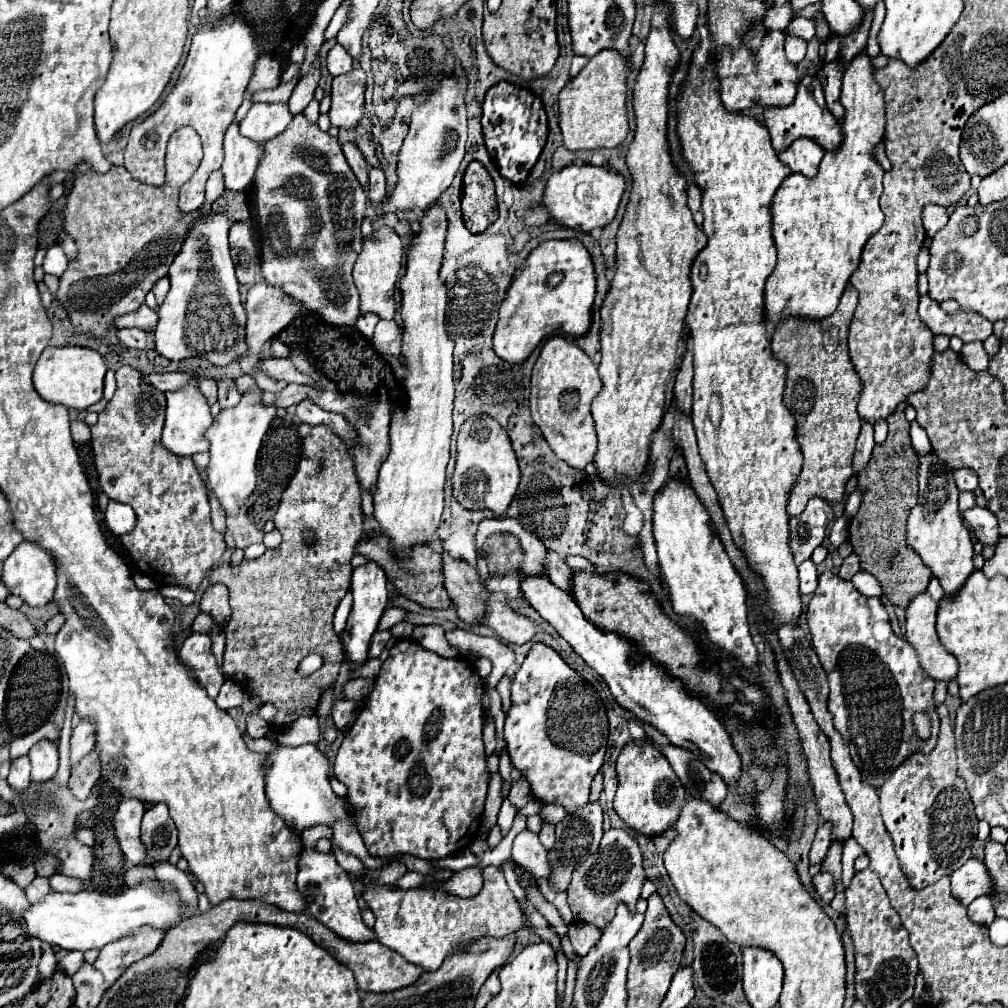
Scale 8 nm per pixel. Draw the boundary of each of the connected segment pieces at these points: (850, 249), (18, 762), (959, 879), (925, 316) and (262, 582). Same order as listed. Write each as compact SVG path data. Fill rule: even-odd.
M861 53L853 59L853 63L847 65L843 73L841 105L845 107L845 115L841 125L841 133L843 133L841 145L823 155L819 171L813 179L807 179L801 173L791 173L781 183L781 187L773 197L771 213L773 213L773 241L777 247L777 265L765 283L767 319L775 319L775 317L783 319L785 315L797 315L809 319L829 317L837 309L839 297L851 273L857 269L865 241L883 225L883 211L879 207L879 197L883 191L881 179L885 171L881 165L877 165L875 147L883 141L885 101L881 87L877 89L877 81L871 75L871 67L873 65L869 57Z
M19 757L19 759L13 759L11 761L11 771L9 771L9 777L7 777L7 783L15 789L15 791L23 791L29 787L31 779L29 779L29 757Z
M977 857L969 859L963 867L953 871L951 875L951 891L957 901L961 901L965 907L979 895L991 895L997 899L999 895L993 895L993 881L989 879L989 871L985 871L985 863Z
M923 295L919 301L919 317L935 335L957 335L963 343L985 341L993 333L993 323L981 315L963 309L947 315L929 295Z
M315 425L313 431L303 439L303 447L301 447L301 461L297 465L297 471L295 475L291 477L287 489L283 491L283 497L281 497L281 503L277 507L277 513L273 517L273 523L275 527L283 533L283 543L277 547L277 549L267 549L259 559L243 559L241 563L241 571L237 575L233 575L229 571L229 561L223 561L213 573L211 573L211 583L223 583L227 585L229 589L229 603L231 603L231 619L227 621L227 625L223 627L223 633L225 633L225 653L223 653L223 673L227 679L239 683L245 693L249 695L255 695L259 697L263 703L271 703L277 707L277 713L271 721L273 727L277 729L283 729L283 727L289 727L297 717L311 717L311 715L317 715L319 711L319 705L323 701L323 695L327 689L331 689L335 685L335 679L339 675L339 669L341 669L341 659L343 659L343 649L341 649L341 641L339 641L339 635L333 631L333 613L339 605L339 601L343 599L343 595L349 591L351 587L351 575L353 575L353 567L351 567L351 557L355 555L355 549L357 549L357 541L361 541L361 535L363 535L363 511L361 511L361 489L359 489L359 481L357 481L357 475L355 475L355 469L353 469L353 459L347 451L347 447L341 443L341 439L329 429L329 427L323 427L323 425ZM307 535L313 537L313 541L307 545ZM251 641L255 641L255 649L251 651L249 645ZM309 653L317 653L323 657L323 667L309 675L309 677L297 677L295 675L295 669L297 665L301 663L303 657L307 657Z

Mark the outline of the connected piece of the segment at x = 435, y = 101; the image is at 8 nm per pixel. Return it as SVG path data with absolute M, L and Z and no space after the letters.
M447 77L439 83L437 91L427 97L425 103L415 107L409 133L397 157L397 183L391 195L387 195L379 205L383 215L393 211L411 211L417 207L425 211L451 185L459 169L459 163L465 155L465 141L467 141L467 117L465 117L463 93L465 93L465 79Z

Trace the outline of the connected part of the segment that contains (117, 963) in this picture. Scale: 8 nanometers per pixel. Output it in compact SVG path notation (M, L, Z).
M143 927L141 931L103 947L93 967L105 977L107 985L113 985L131 963L151 955L159 947L163 935L165 929Z

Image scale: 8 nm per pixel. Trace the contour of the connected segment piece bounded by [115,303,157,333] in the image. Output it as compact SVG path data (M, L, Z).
M145 303L135 311L135 313L129 313L129 315L123 315L119 319L115 319L115 327L121 329L121 327L137 327L137 329L143 329L143 331L153 331L157 325L157 311L147 307Z

